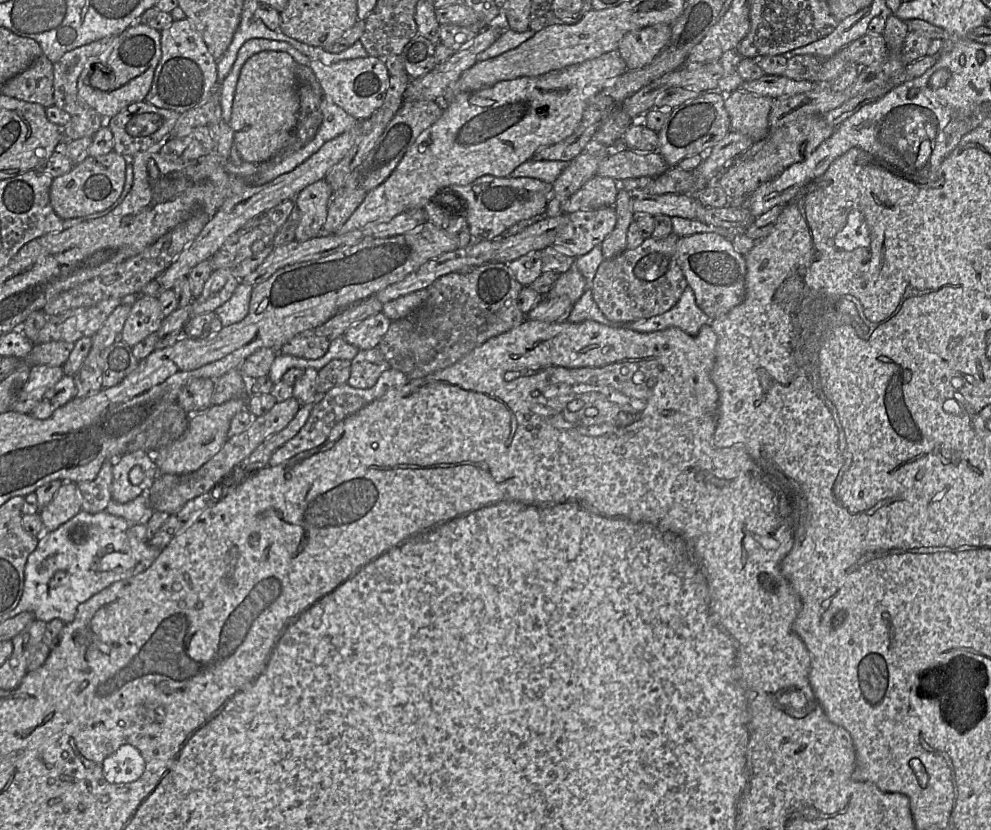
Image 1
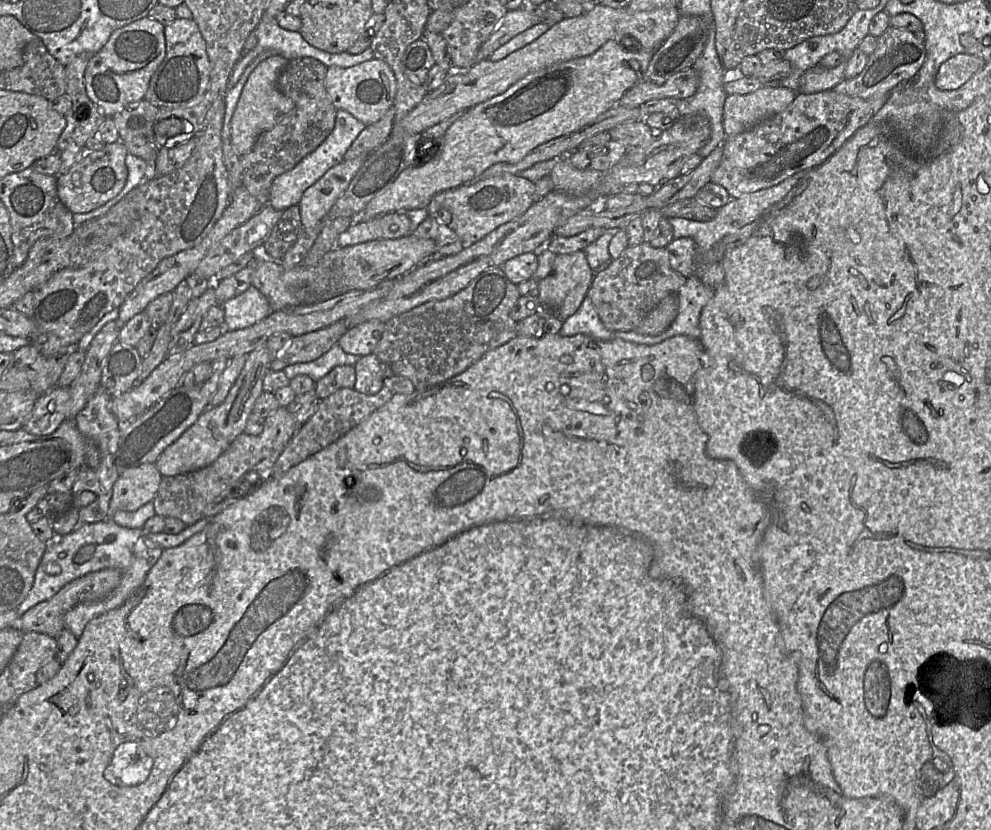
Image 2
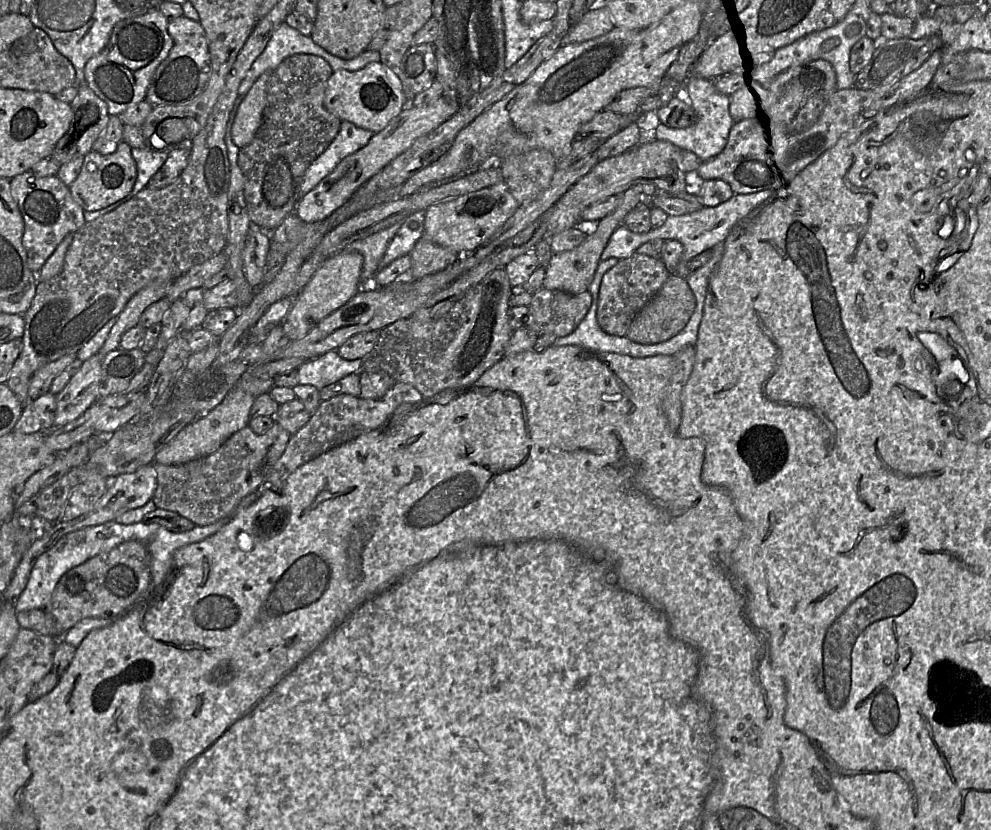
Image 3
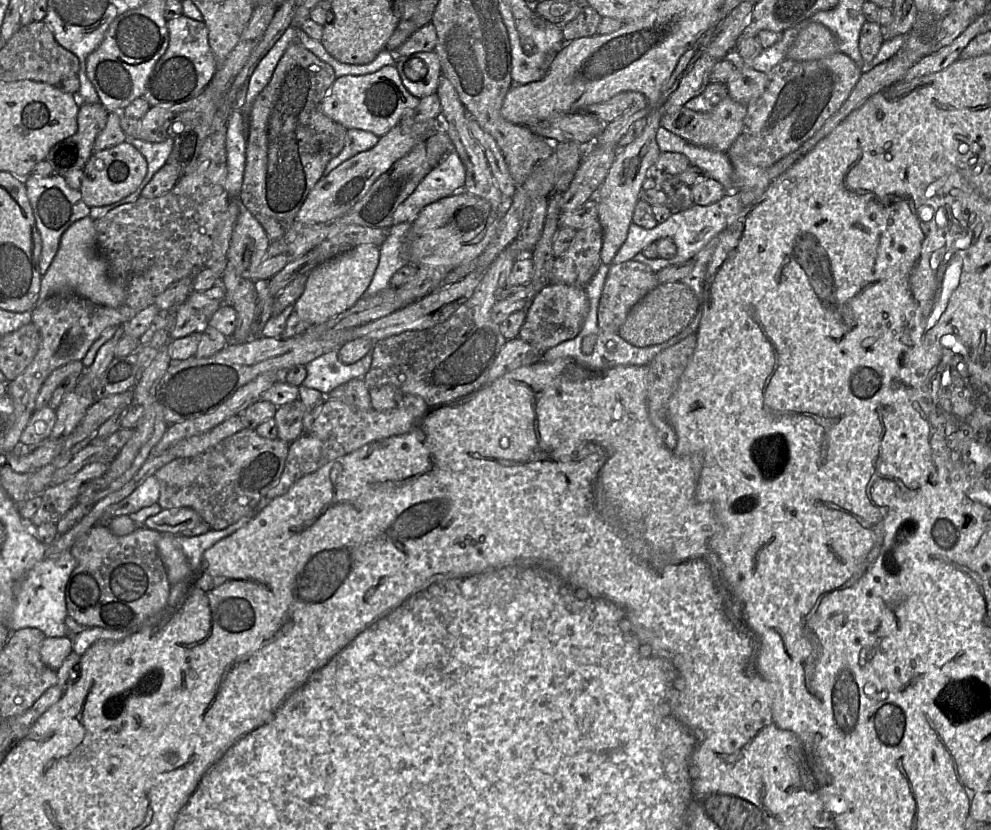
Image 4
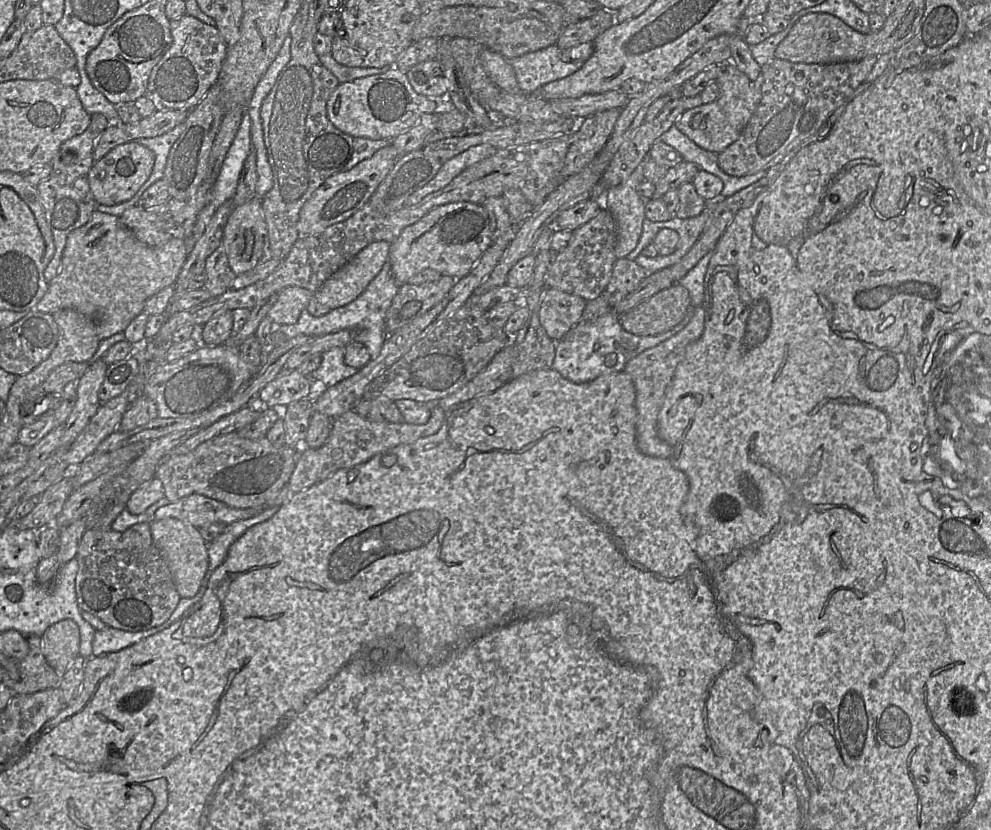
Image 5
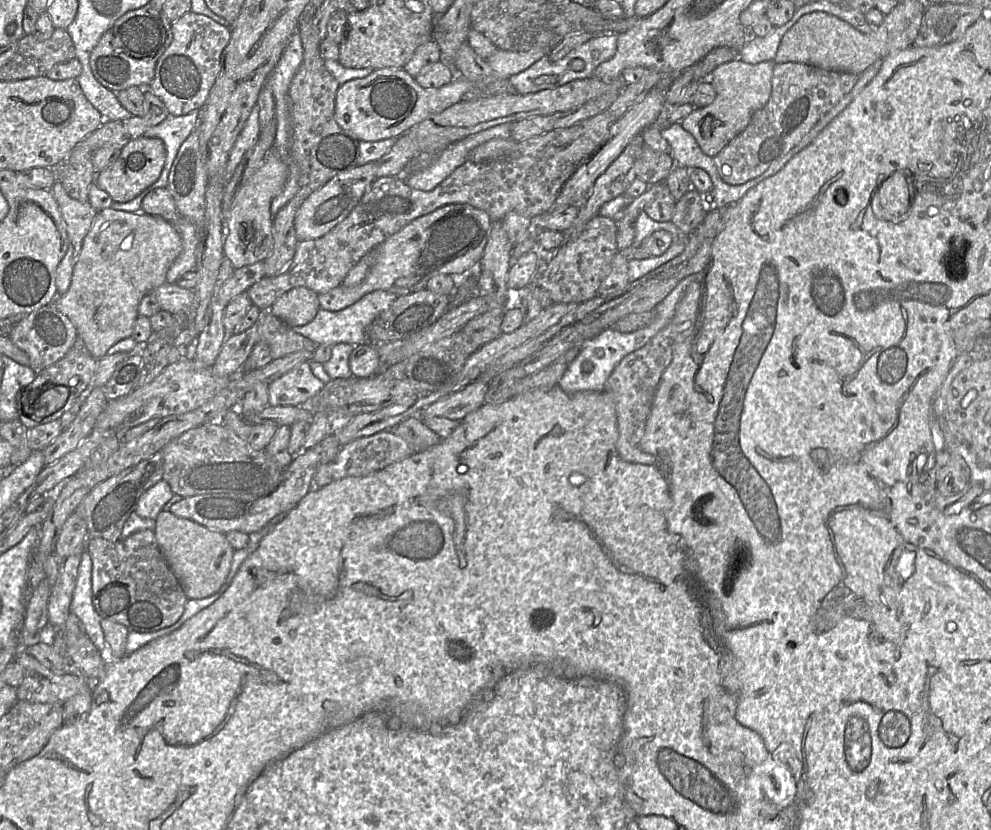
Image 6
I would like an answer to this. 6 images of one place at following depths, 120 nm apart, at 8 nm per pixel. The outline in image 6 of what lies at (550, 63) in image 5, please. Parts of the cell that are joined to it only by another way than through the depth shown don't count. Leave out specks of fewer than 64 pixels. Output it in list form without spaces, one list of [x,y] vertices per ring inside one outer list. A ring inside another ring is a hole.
[[[618,34],[596,35],[589,41],[573,49],[561,60],[553,62],[549,59],[549,55],[546,55],[526,70],[511,76],[509,81],[517,94],[526,95],[542,90],[554,89],[575,80],[591,78],[595,69],[601,63],[608,61],[615,55],[617,40]]]

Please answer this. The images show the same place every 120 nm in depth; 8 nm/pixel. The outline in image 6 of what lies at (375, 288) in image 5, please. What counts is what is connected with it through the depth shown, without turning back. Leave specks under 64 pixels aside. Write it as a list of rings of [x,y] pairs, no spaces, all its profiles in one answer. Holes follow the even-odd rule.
[[[376,290],[364,295],[353,305],[342,310],[331,312],[319,309],[315,318],[310,323],[291,328],[297,334],[308,338],[317,345],[333,346],[335,344],[346,343],[356,346],[371,344],[367,334],[368,326],[379,314],[387,311],[398,297],[384,290]]]

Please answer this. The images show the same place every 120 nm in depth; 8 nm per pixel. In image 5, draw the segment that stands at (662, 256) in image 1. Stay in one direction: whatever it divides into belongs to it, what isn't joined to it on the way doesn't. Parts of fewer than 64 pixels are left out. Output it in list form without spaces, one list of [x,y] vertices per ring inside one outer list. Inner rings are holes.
[[[626,257],[617,258],[610,280],[602,292],[610,308],[615,311],[617,305],[631,294],[646,277],[647,272],[634,260],[629,260]]]

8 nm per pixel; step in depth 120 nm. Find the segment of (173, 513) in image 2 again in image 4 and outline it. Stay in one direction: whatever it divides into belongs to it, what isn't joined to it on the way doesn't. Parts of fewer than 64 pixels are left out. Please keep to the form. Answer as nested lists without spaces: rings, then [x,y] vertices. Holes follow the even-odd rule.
[[[244,428],[200,454],[176,458],[153,474],[160,486],[157,503],[163,510],[191,508],[202,517],[211,530],[224,529],[252,512],[266,494],[277,485],[285,467],[289,444],[279,438],[263,438],[254,429]]]

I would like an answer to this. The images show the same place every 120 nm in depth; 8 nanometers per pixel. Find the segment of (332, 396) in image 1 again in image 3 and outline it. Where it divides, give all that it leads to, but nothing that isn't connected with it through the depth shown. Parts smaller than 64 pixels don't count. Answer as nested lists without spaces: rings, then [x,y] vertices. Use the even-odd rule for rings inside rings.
[[[396,382],[380,399],[363,399],[342,394],[321,401],[308,423],[291,436],[283,455],[269,471],[267,488],[274,492],[280,491],[287,478],[301,465],[362,434],[380,428],[401,404],[419,403],[423,399],[422,394],[414,386]]]

